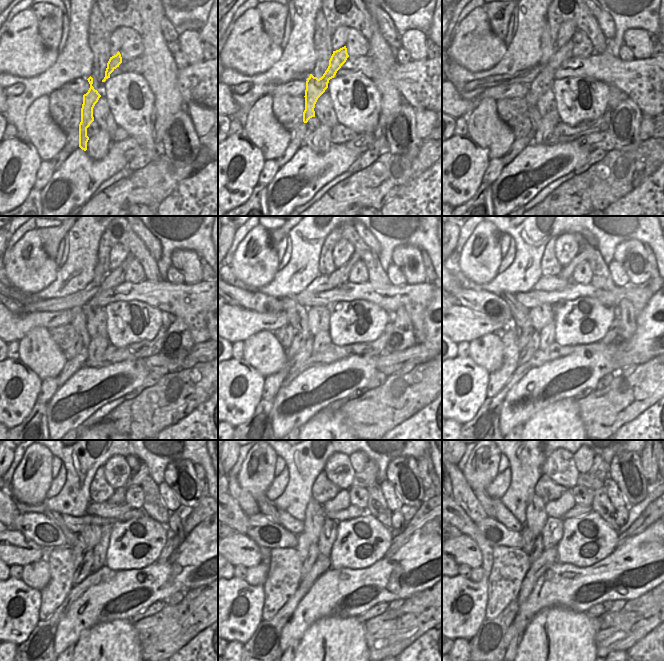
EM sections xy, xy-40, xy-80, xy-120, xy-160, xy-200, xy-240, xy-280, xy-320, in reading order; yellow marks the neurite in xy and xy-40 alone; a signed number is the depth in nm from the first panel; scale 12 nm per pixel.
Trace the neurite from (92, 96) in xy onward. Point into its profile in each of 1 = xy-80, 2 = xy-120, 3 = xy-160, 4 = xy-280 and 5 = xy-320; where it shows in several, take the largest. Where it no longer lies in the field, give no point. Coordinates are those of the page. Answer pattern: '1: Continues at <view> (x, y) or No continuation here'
1: Continues at xy-80 (540, 84)
2: Continues at xy-120 (113, 278)
3: Continues at xy-160 (340, 276)
4: Continues at xy-280 (368, 476)
5: Continues at xy-320 (594, 478)

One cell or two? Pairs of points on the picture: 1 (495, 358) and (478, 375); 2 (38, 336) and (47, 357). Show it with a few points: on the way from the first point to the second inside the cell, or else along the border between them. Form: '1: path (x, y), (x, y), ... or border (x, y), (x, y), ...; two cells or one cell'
1: border (468, 356), (489, 373); two cells
2: path (38, 341), (42, 352); one cell

